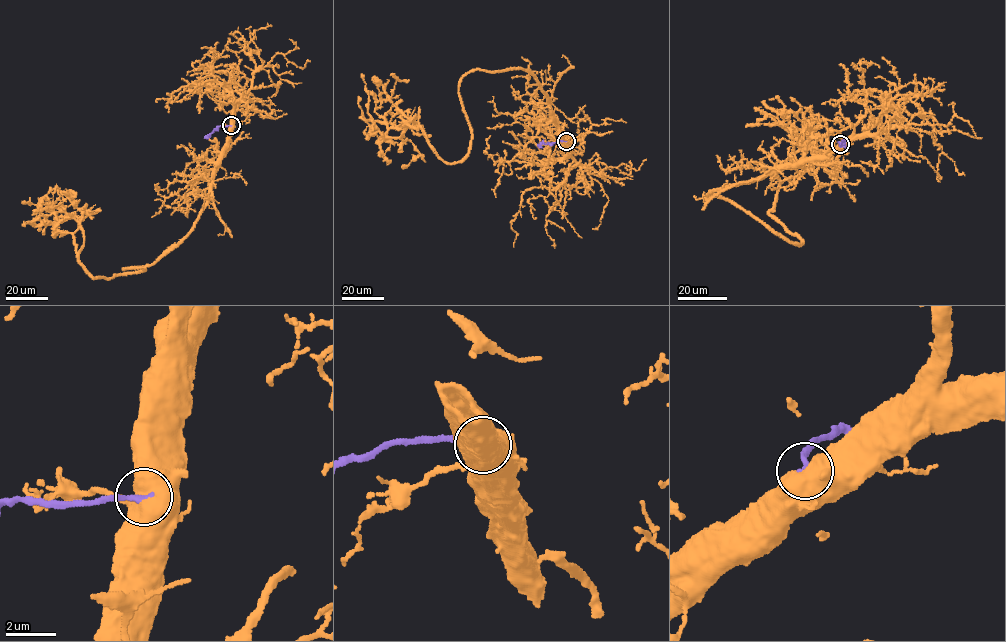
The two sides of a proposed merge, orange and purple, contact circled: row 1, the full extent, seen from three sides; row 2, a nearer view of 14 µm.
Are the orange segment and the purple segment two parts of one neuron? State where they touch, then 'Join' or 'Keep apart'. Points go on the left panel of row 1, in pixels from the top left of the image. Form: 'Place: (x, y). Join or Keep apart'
Place: (231, 125). Keep apart

